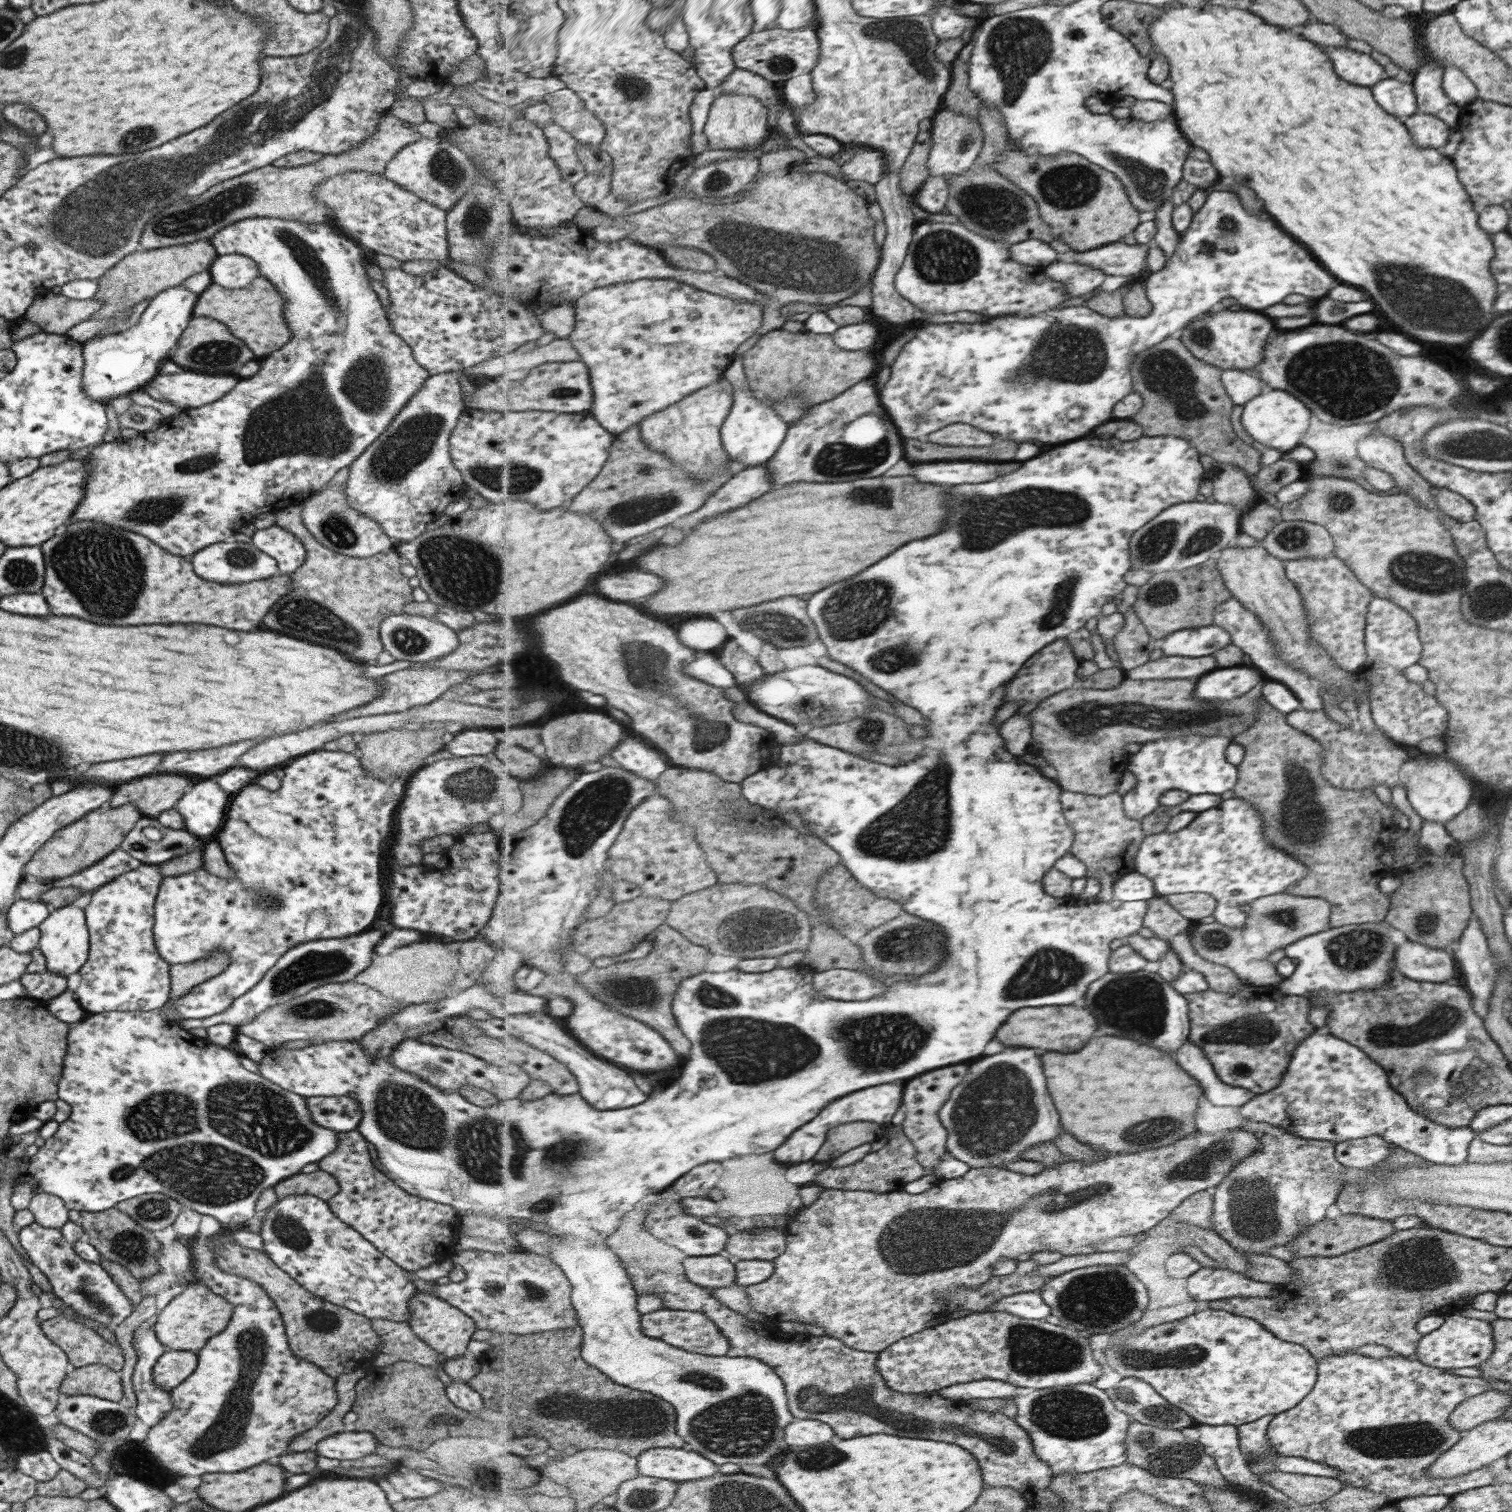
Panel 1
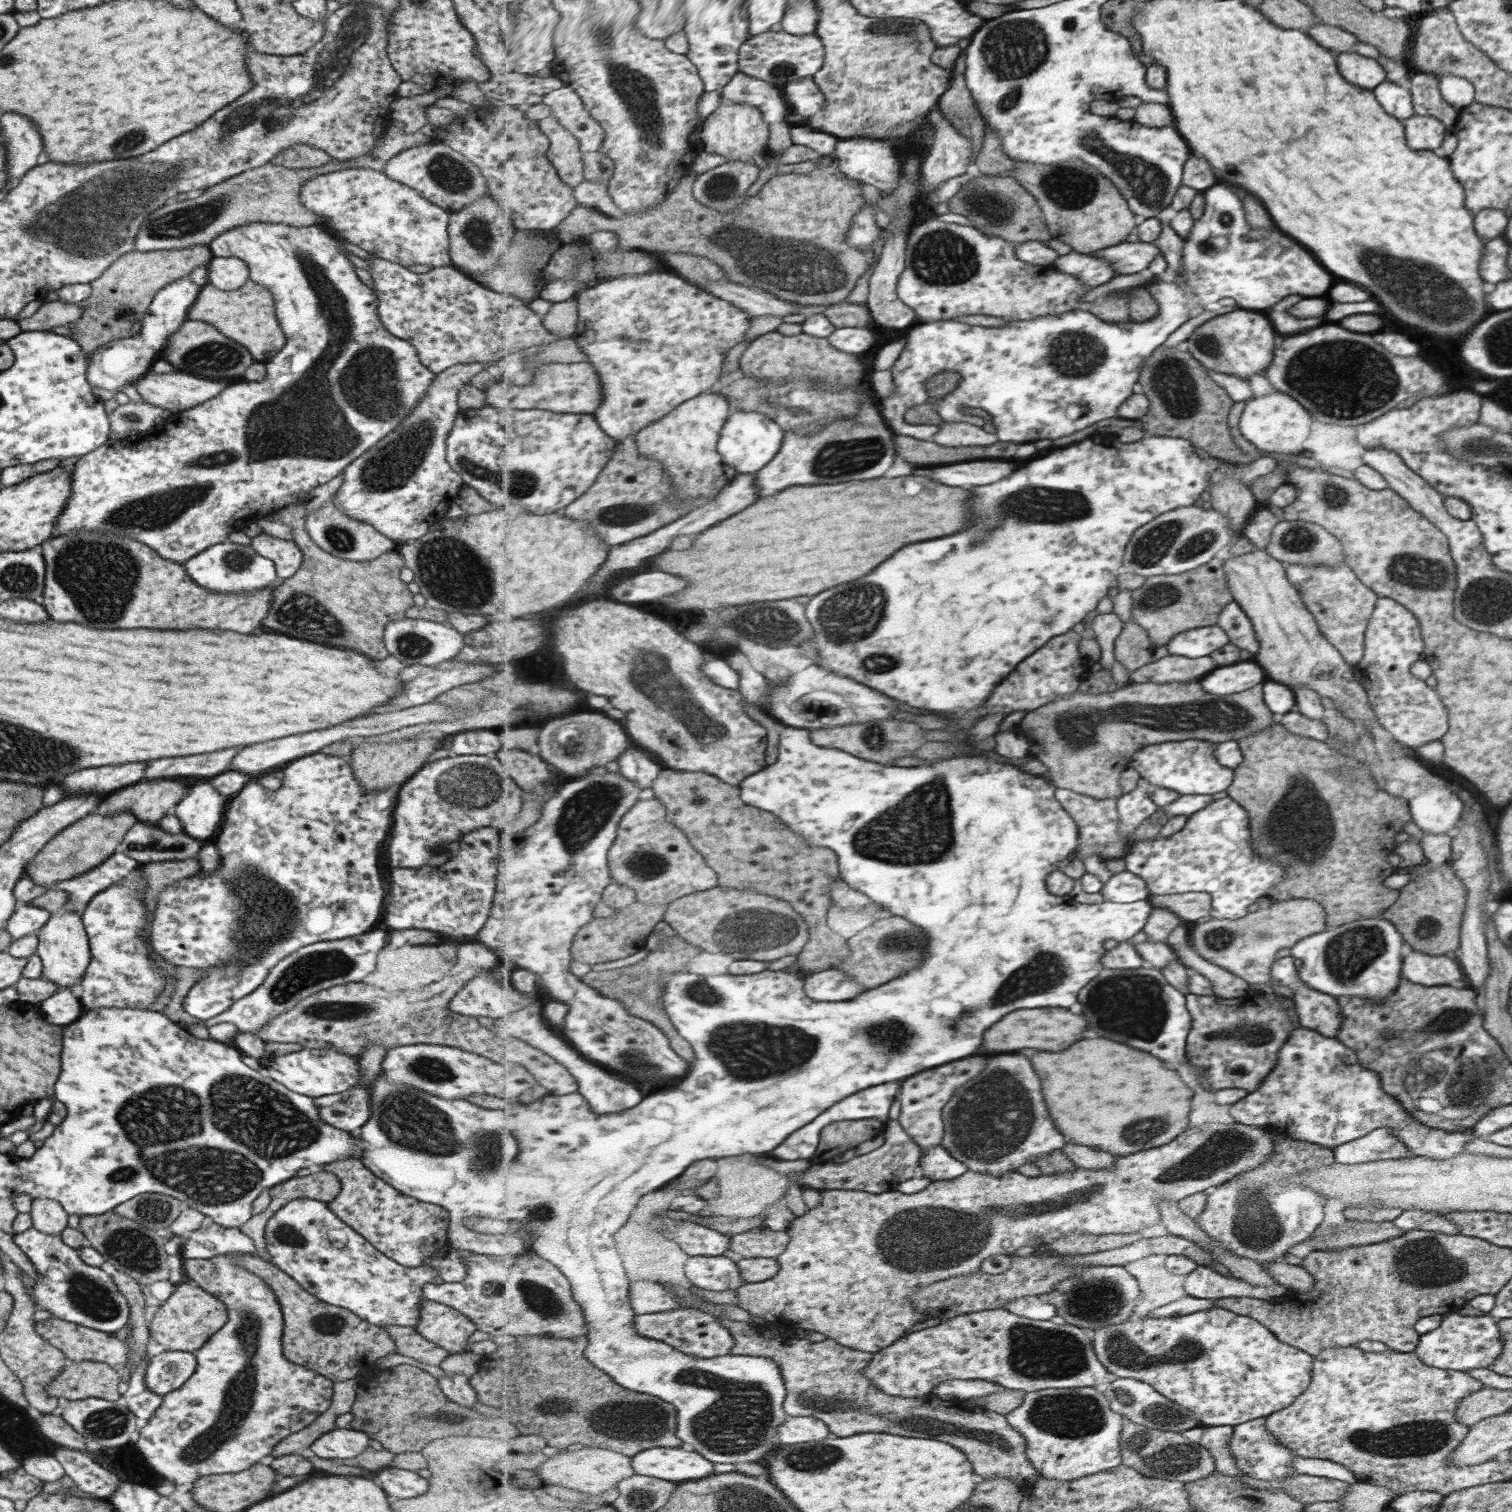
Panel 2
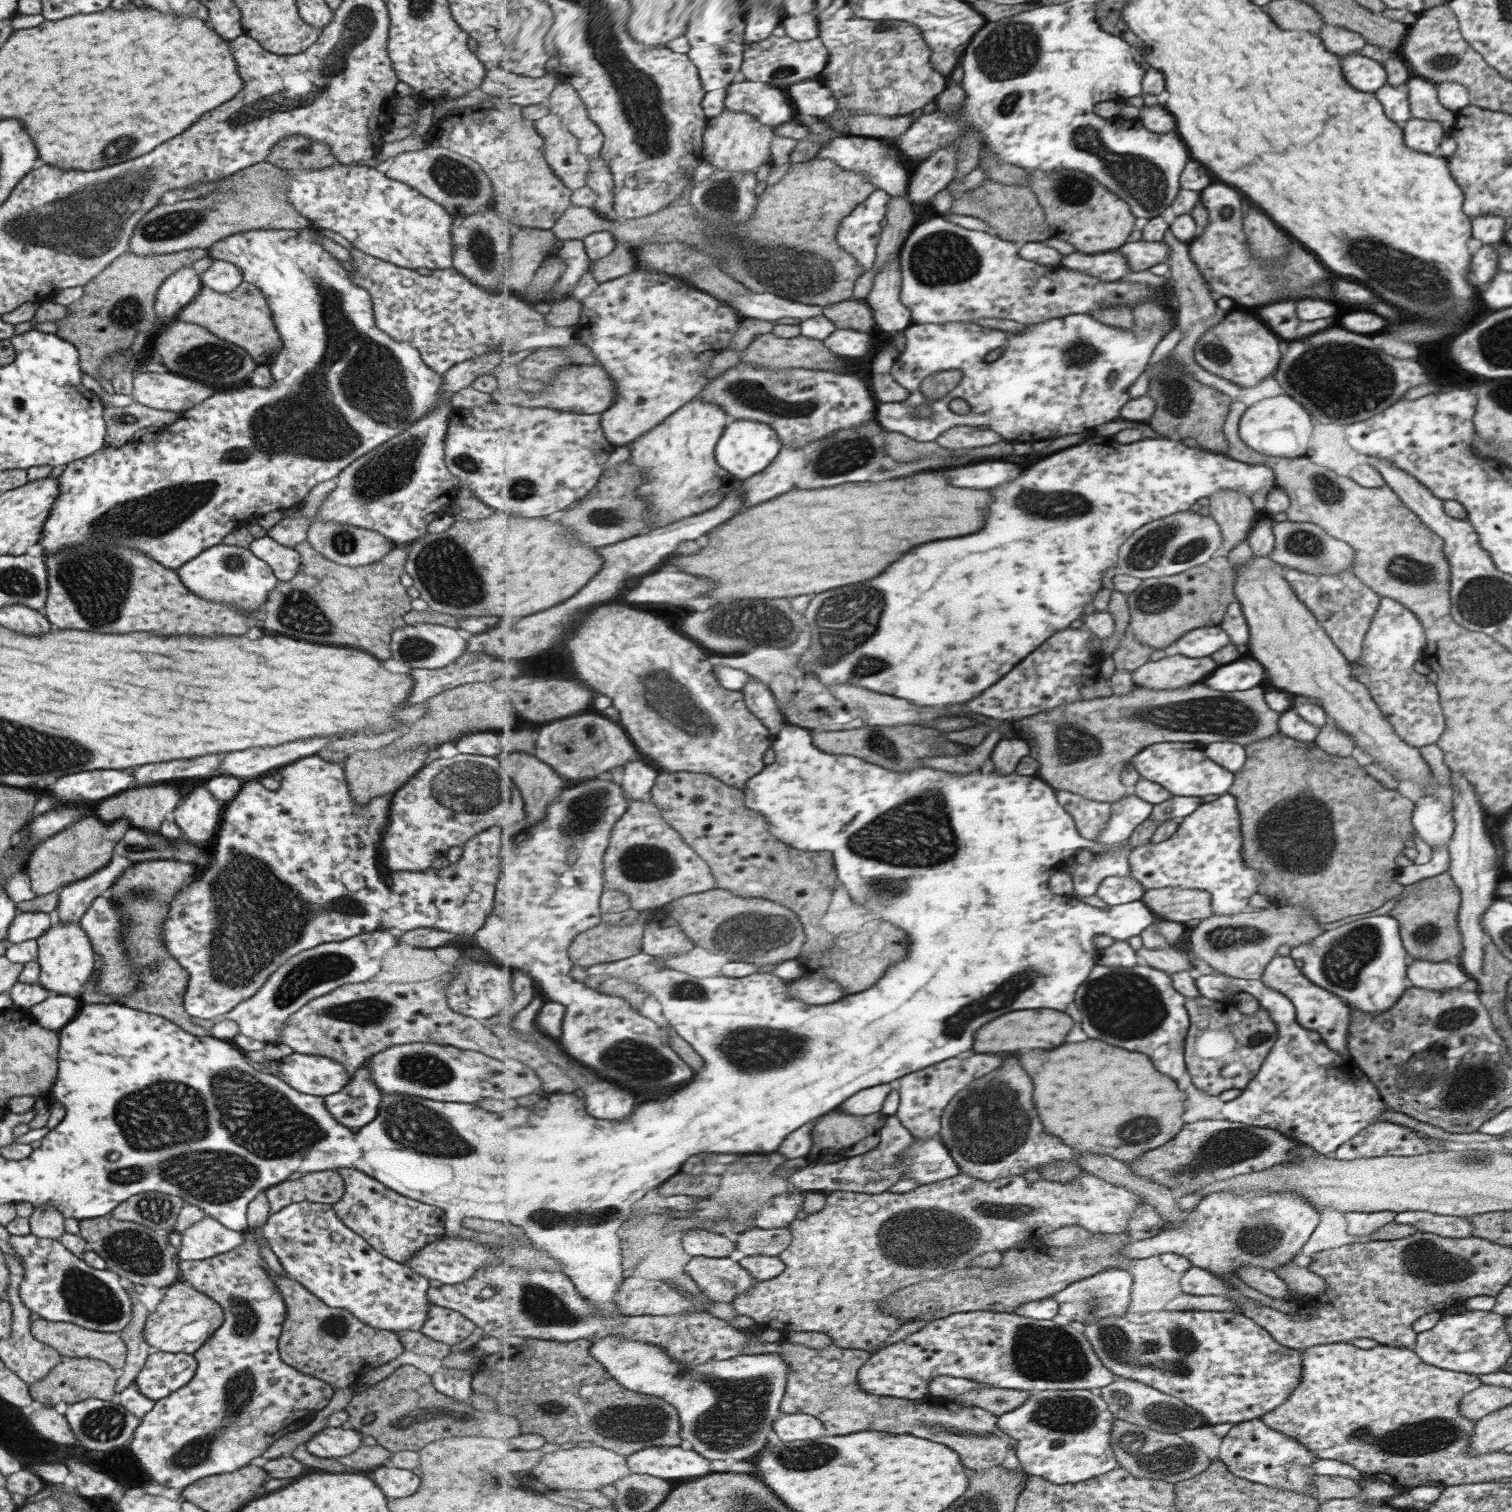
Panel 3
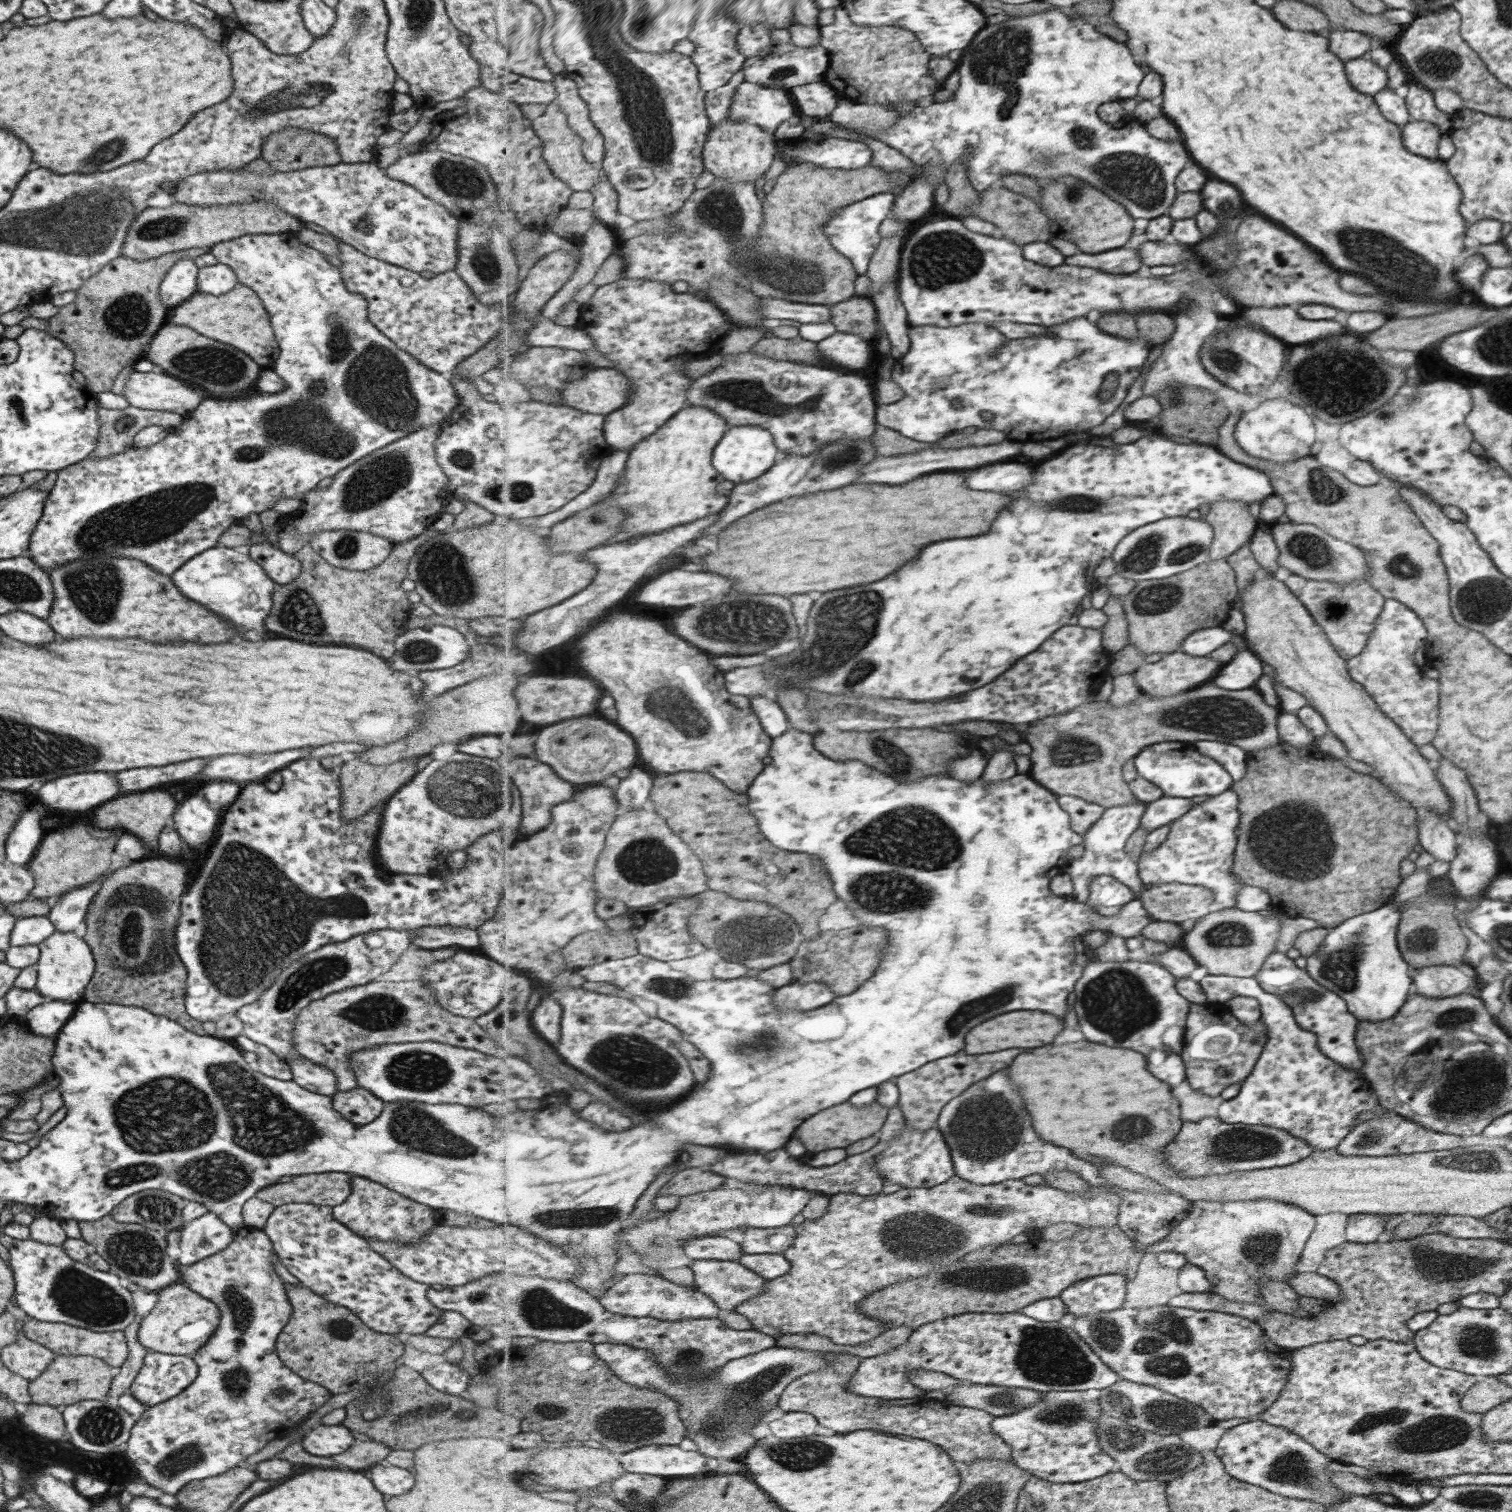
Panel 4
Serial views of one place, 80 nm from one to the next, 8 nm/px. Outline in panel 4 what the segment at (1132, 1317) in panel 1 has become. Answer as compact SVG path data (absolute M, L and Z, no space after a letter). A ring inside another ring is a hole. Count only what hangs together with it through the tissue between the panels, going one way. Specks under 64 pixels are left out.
M1119 1273L1095 1275L1073 1283L1060 1297L1066 1302L1069 1314L1099 1315L1121 1309L1127 1296L1127 1281L1127 1276Z

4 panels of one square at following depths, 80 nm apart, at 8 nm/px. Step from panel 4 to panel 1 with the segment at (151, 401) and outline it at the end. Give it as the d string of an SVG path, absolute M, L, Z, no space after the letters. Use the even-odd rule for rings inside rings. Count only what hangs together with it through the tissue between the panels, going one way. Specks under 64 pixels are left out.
M183 370L177 374L155 375L147 384L143 385L145 394L148 394L153 400L166 402L180 410L195 409L209 403L219 400L225 396L239 380L235 374L209 376L205 373L196 373L195 371Z

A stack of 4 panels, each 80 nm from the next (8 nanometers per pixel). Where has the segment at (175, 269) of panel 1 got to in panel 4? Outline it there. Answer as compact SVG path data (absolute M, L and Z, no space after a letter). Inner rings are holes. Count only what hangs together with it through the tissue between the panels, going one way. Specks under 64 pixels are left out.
M209 247L187 248L184 251L165 253L157 258L150 258L141 262L133 262L132 258L119 255L103 266L99 272L89 277L77 290L73 302L59 307L57 314L47 319L49 333L58 341L64 342L73 352L74 370L83 374L92 395L101 391L109 391L117 373L131 358L145 350L145 346L152 336L165 322L167 310L162 306L159 298L159 285L165 273L173 263L181 258L195 258L210 253Z

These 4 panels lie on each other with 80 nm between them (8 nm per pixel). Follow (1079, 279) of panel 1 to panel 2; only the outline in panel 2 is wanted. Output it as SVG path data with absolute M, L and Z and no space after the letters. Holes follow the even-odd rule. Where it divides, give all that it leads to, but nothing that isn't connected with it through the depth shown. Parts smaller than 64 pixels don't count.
M1077 252L1069 253L1069 256L1060 255L1053 268L1061 270L1063 274L1067 272L1067 274L1081 278L1089 288L1105 284L1115 276L1113 266L1107 260L1097 260L1085 254L1077 254Z

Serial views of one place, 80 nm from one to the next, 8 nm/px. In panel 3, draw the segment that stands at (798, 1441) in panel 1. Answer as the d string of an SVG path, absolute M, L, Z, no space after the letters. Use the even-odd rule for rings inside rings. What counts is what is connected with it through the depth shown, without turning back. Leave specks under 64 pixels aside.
M805 1413L785 1414L776 1420L774 1428L783 1442L815 1440L815 1438L823 1436L823 1432L826 1430L826 1426L820 1418Z

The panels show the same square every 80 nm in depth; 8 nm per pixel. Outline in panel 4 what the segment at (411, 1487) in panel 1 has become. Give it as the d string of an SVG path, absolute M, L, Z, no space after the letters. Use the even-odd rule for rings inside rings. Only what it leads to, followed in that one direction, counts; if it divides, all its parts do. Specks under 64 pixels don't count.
M384 1463L375 1464L370 1470L363 1472L373 1486L387 1496L399 1496L411 1490L414 1484L414 1474L410 1474L406 1469Z

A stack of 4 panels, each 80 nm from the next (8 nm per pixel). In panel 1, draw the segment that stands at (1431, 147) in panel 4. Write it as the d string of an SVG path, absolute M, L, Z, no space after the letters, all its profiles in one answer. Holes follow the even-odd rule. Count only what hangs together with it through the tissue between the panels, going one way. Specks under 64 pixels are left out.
M1415 112L1403 121L1417 148L1437 149L1449 139L1449 128L1435 115Z

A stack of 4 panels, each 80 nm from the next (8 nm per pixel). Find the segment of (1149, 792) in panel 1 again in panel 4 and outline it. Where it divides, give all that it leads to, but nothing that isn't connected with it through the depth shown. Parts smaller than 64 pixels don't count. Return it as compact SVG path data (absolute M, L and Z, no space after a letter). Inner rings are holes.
M1162 742L1146 747L1134 757L1138 776L1157 784L1167 797L1217 796L1231 788L1232 777L1216 759L1201 755L1186 742ZM1133 803L1131 805L1114 806L1106 809L1103 816L1091 827L1089 832L1083 834L1085 853L1078 859L1072 860L1066 867L1075 882L1075 895L1077 902L1085 903L1091 897L1090 886L1097 876L1114 876L1135 892L1135 898L1140 899L1144 882L1140 877L1138 863L1126 851L1131 835L1141 826L1142 818L1148 805Z

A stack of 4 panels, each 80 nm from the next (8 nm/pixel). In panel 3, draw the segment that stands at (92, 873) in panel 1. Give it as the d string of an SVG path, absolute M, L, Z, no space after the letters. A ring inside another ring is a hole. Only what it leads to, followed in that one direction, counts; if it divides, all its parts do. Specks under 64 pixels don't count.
M113 854L109 862L88 877L67 884L58 892L57 918L59 922L75 922L87 910L94 898L107 894L116 878L133 863L123 856Z

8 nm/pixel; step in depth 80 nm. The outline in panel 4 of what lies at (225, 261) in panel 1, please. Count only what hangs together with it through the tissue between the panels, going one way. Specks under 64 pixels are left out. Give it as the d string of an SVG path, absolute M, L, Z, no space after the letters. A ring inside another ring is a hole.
M220 263L197 270L196 292L219 296L228 293L237 283L233 270Z

